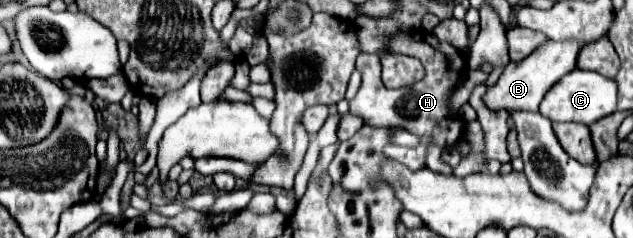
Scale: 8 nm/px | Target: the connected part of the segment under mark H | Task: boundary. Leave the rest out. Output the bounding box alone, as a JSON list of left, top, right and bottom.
[350,30,466,170]

